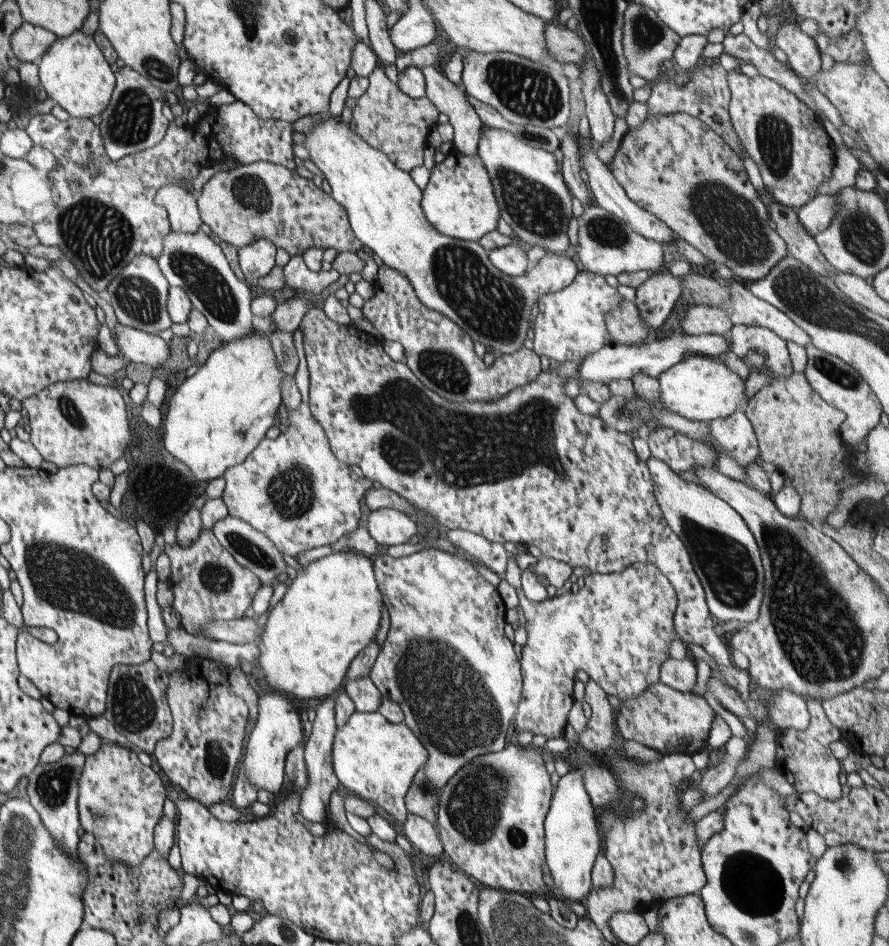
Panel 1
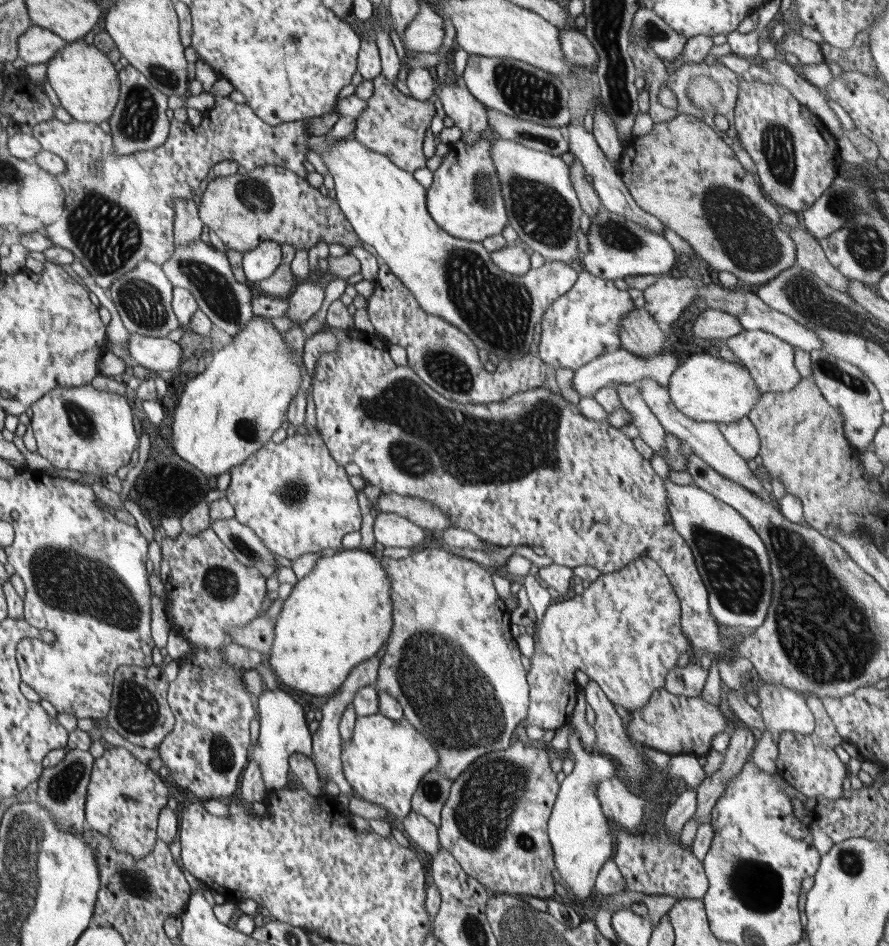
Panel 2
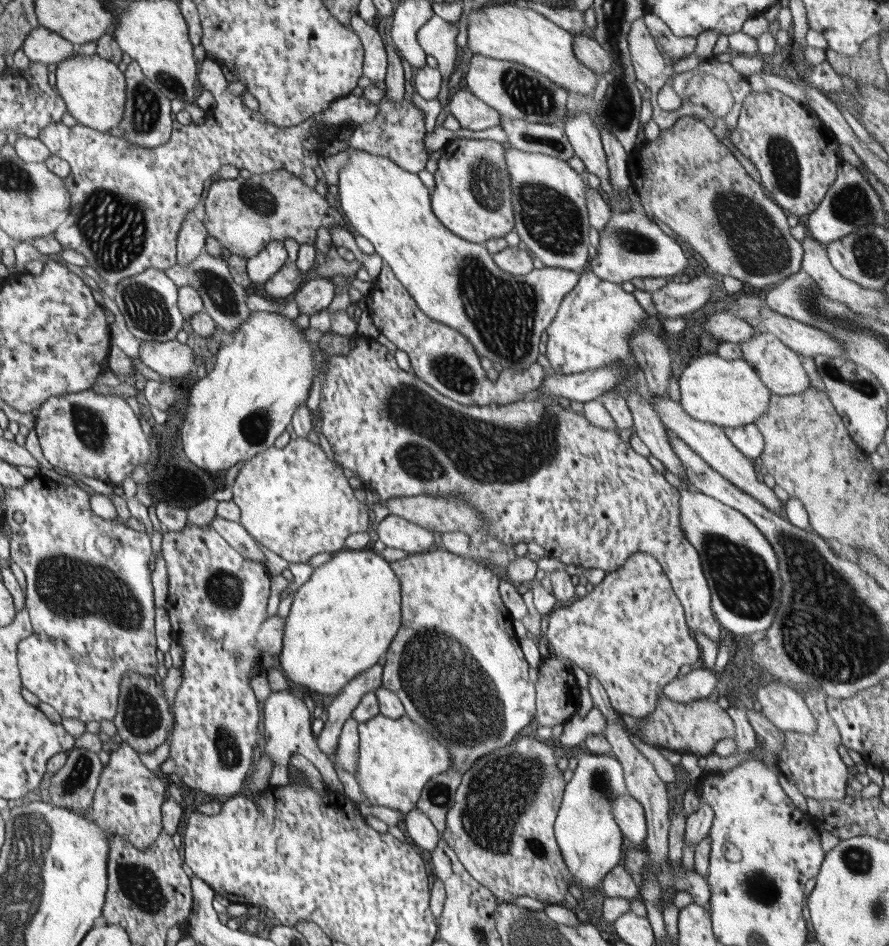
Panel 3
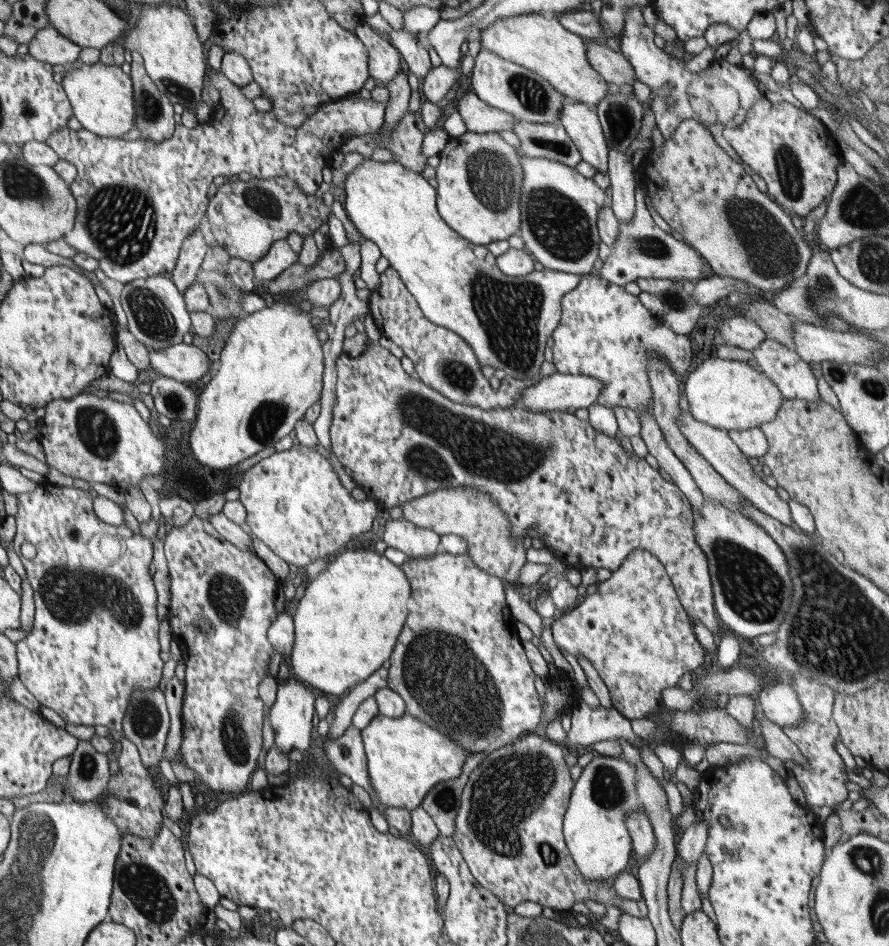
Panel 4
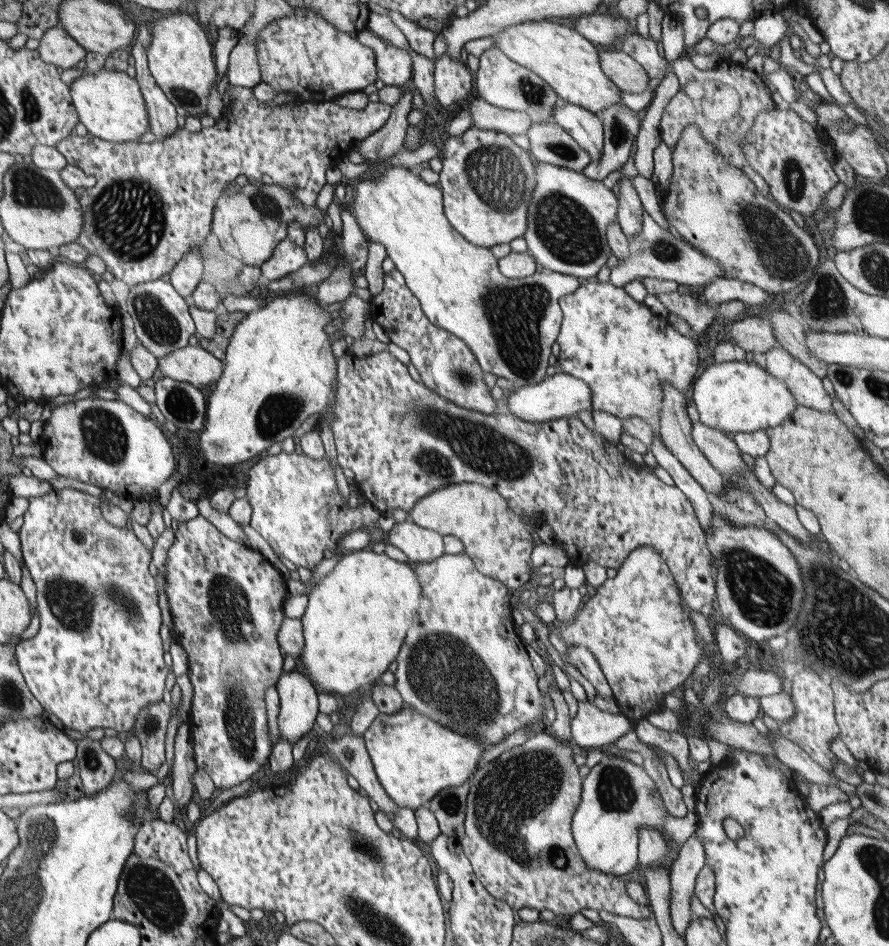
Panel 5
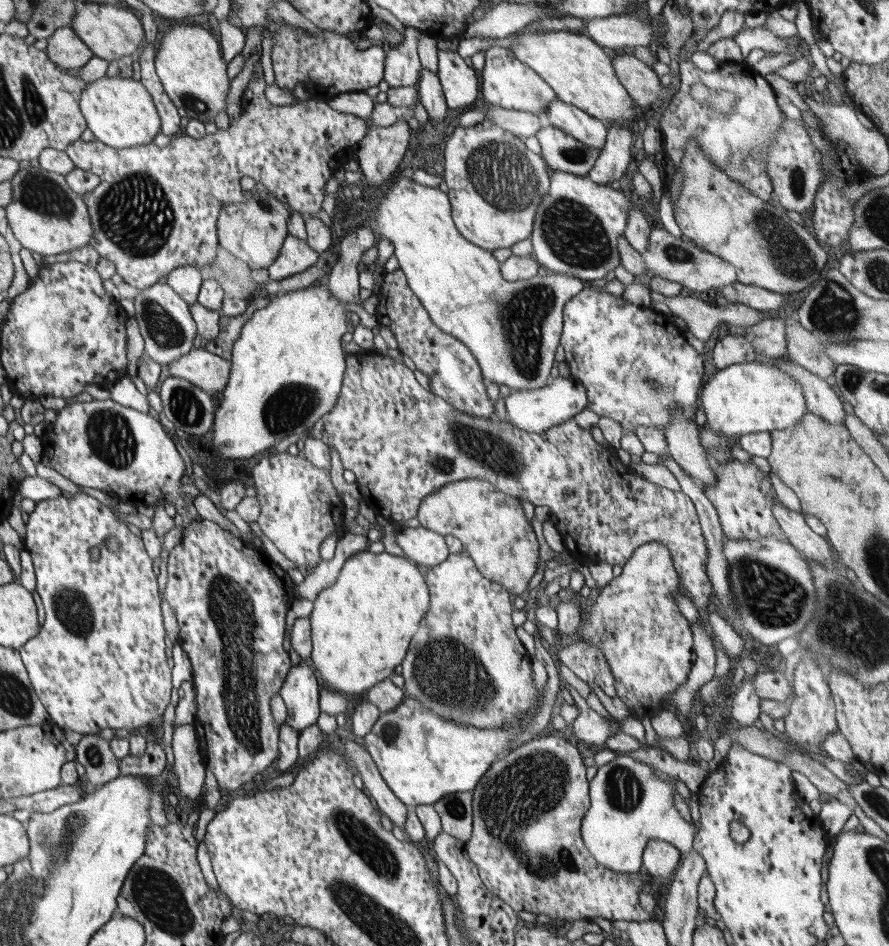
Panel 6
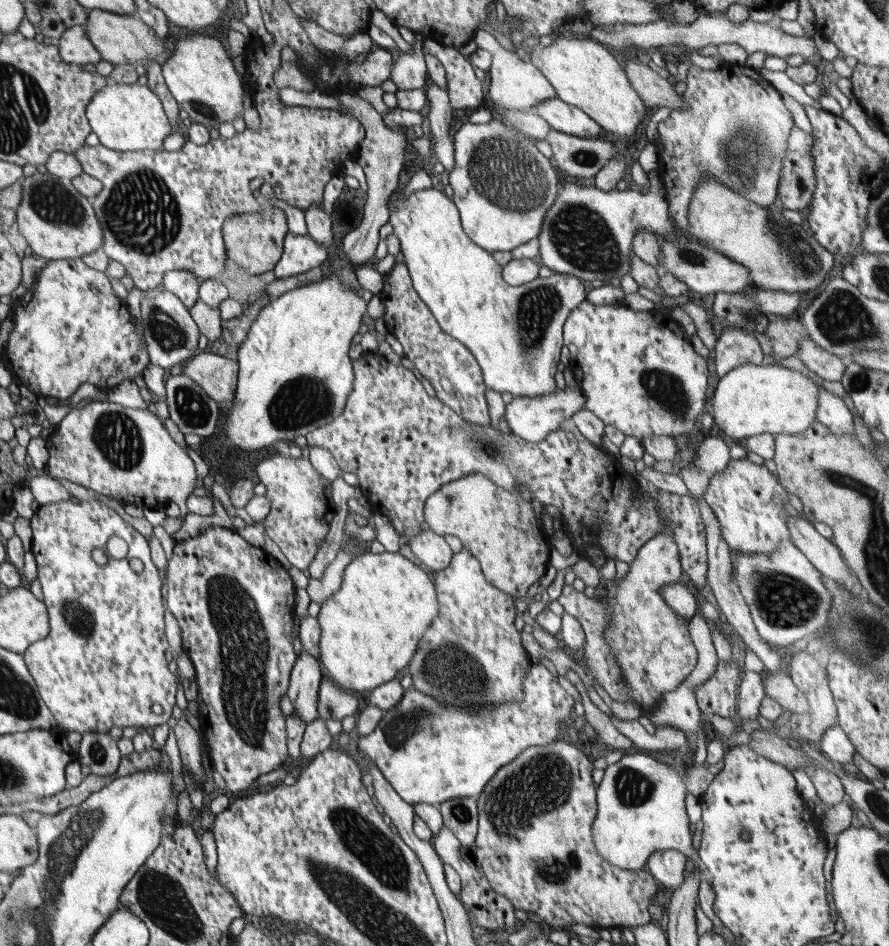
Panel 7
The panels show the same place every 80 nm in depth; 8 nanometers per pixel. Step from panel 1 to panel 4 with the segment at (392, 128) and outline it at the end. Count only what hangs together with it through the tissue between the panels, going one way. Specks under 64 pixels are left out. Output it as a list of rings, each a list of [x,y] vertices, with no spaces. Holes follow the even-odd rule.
[[[406,110],[404,116],[398,121],[398,125],[390,131],[388,125],[384,122],[384,125],[376,131],[376,133],[368,133],[368,135],[362,135],[362,137],[354,137],[340,145],[340,152],[346,154],[348,152],[358,152],[362,154],[363,158],[371,158],[373,152],[379,148],[386,148],[394,154],[396,162],[405,166],[409,171],[422,173],[427,163],[428,153],[425,150],[425,140],[427,138],[427,130],[425,128],[421,113],[410,114],[409,110]]]

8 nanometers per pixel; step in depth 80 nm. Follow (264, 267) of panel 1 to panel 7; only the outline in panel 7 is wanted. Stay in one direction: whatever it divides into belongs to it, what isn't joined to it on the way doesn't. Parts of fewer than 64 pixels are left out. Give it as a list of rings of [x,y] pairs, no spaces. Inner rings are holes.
[[[288,233],[283,242],[283,253],[281,259],[273,268],[277,278],[286,278],[295,274],[308,272],[312,268],[319,267],[320,264],[328,258],[328,247],[323,244],[318,244],[310,235],[297,235]]]

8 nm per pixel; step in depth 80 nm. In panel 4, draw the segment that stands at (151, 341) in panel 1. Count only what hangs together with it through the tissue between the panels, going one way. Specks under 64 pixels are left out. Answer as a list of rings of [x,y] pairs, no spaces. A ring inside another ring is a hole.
[[[178,344],[160,351],[149,351],[151,366],[158,376],[180,382],[198,382],[204,374],[213,372],[215,362],[196,346]]]

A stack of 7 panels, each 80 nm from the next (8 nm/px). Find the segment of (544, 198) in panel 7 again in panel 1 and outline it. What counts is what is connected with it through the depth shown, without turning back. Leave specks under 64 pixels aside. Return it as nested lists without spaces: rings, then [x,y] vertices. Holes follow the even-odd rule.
[[[453,148],[440,163],[435,163],[422,193],[420,210],[428,222],[446,236],[458,240],[479,241],[485,234],[497,230],[500,210],[488,171],[476,152],[465,155]]]

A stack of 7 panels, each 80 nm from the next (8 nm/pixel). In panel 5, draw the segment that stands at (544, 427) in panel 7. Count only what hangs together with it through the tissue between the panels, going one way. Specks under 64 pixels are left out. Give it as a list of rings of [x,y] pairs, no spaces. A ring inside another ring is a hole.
[[[555,373],[538,384],[512,389],[504,400],[503,410],[526,422],[546,422],[565,416],[576,416],[580,410],[592,410],[590,387],[575,376],[566,373]]]

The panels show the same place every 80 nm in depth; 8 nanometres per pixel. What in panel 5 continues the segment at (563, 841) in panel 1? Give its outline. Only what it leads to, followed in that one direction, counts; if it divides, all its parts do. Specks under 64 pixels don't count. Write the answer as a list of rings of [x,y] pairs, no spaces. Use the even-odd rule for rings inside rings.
[[[621,756],[604,757],[598,765],[590,768],[590,773],[583,780],[581,801],[572,817],[572,834],[580,856],[593,869],[613,875],[628,874],[640,867],[638,858],[640,829],[665,832],[678,847],[698,831],[698,821],[692,816],[685,819],[672,816],[666,808],[656,783],[644,767]]]

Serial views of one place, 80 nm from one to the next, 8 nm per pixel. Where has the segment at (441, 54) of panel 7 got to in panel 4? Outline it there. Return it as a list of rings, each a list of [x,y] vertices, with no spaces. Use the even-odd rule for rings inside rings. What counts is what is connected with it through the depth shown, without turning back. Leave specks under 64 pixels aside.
[[[444,65],[433,67],[420,82],[422,99],[436,103],[451,97],[459,88],[458,79],[460,79],[459,68],[446,68]]]

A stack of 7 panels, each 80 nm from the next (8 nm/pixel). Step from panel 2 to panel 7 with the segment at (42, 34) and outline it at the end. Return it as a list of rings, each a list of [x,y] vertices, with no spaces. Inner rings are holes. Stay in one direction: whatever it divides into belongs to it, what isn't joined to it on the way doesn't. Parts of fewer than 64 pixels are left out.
[[[84,25],[65,30],[63,35],[54,42],[60,47],[62,60],[66,64],[92,67],[102,61],[103,56],[87,35]]]

